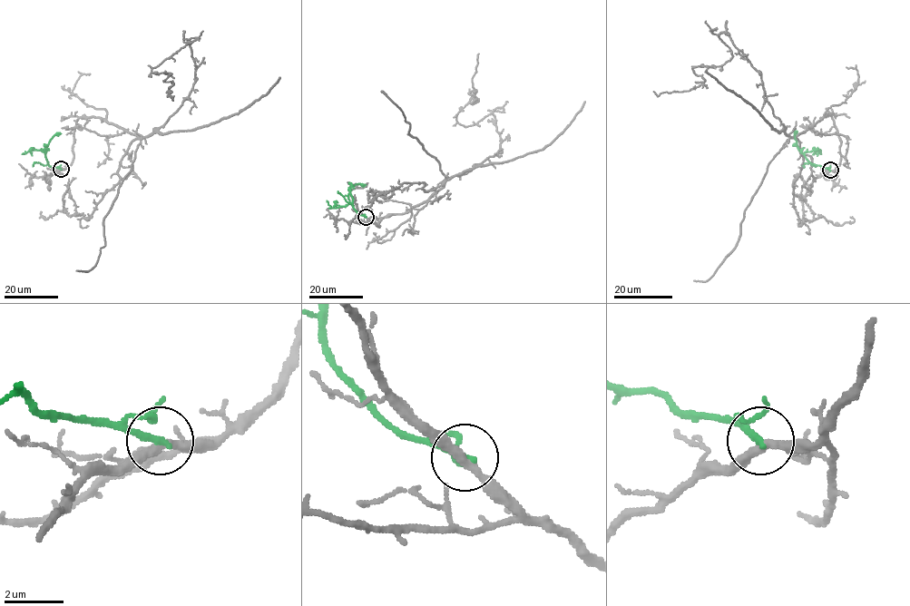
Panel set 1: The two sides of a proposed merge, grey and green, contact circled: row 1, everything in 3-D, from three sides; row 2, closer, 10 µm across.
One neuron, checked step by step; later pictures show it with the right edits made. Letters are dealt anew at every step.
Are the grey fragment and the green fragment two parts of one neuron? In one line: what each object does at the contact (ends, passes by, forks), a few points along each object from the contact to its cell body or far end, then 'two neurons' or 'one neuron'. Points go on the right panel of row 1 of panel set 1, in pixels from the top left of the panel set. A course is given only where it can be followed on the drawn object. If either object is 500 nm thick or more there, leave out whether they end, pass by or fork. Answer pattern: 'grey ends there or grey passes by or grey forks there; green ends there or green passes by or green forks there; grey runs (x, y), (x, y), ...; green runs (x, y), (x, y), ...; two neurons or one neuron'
grey passes by; green ends there; grey runs (829, 171), (833, 119), (789, 137), (728, 35), (729, 60), (692, 68), (702, 83), (653, 92); green runs (829, 171), (811, 163), (804, 152), (821, 151), (812, 154); two neurons

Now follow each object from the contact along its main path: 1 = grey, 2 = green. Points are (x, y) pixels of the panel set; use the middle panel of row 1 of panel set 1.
1: (365, 216), (378, 226), (407, 213), (500, 152), (491, 113), (456, 121), (472, 91), (478, 100), (479, 53)
2: (365, 216), (353, 207), (349, 192), (346, 206), (332, 208), (327, 200)

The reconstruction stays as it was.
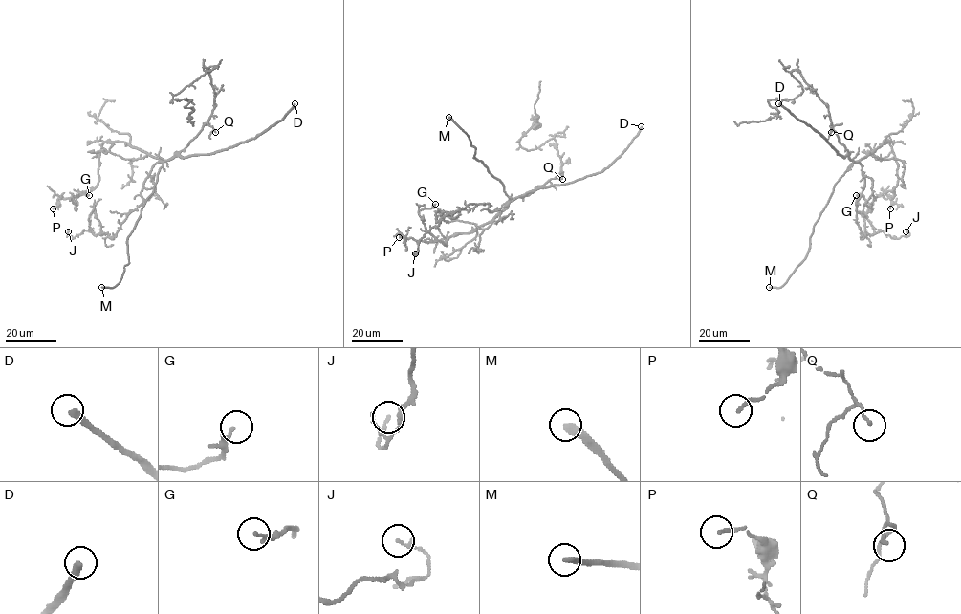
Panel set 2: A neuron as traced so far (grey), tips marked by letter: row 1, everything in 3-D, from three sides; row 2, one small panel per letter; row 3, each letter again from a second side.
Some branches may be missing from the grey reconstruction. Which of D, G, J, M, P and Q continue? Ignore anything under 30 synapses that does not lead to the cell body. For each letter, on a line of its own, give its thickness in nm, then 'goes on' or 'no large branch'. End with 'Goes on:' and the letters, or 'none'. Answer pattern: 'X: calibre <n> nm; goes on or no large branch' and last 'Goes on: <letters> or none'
D: calibre 280 nm; goes on
G: calibre 150 nm; no large branch
J: calibre 150 nm; no large branch
M: calibre 300 nm; goes on
P: calibre 120 nm; no large branch
Q: calibre 120 nm; no large branch
Goes on: D, M

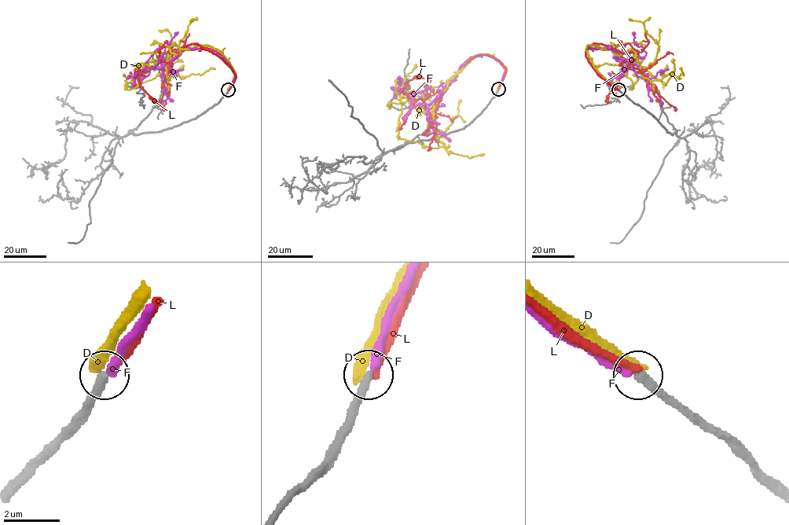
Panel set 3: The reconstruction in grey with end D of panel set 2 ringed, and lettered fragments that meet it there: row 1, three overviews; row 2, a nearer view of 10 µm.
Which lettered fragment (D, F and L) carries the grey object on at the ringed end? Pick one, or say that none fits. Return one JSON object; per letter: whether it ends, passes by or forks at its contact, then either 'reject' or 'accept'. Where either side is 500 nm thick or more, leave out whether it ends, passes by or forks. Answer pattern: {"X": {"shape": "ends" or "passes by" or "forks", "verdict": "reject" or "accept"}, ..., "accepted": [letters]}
{"D": {"shape": "ends", "verdict": "reject"}, "F": {"shape": "ends", "verdict": "reject"}, "L": {"shape": "ends", "verdict": "reject"}, "accepted": []}

